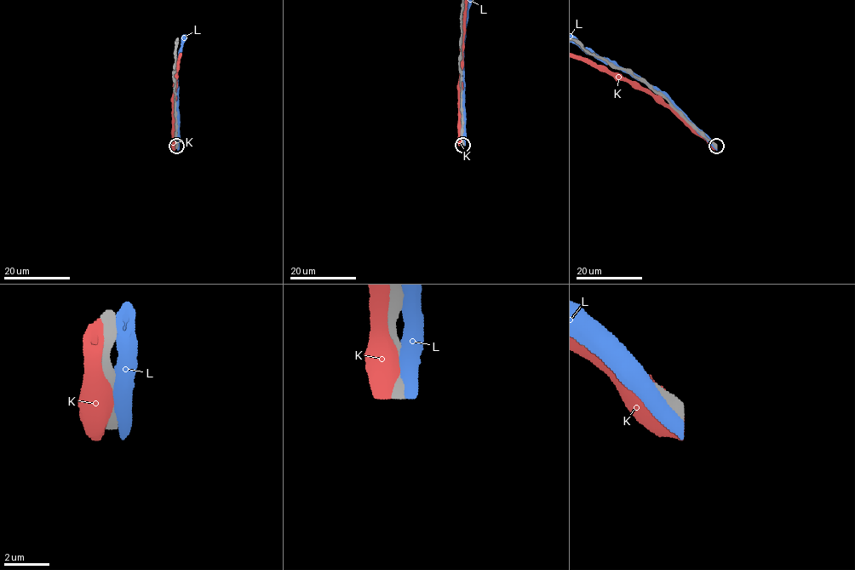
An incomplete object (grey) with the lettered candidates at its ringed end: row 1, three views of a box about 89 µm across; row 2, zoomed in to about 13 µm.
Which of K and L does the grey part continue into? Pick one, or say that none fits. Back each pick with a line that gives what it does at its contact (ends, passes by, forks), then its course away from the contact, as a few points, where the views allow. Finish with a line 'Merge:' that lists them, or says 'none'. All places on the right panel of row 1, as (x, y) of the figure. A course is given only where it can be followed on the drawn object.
Merge: none

